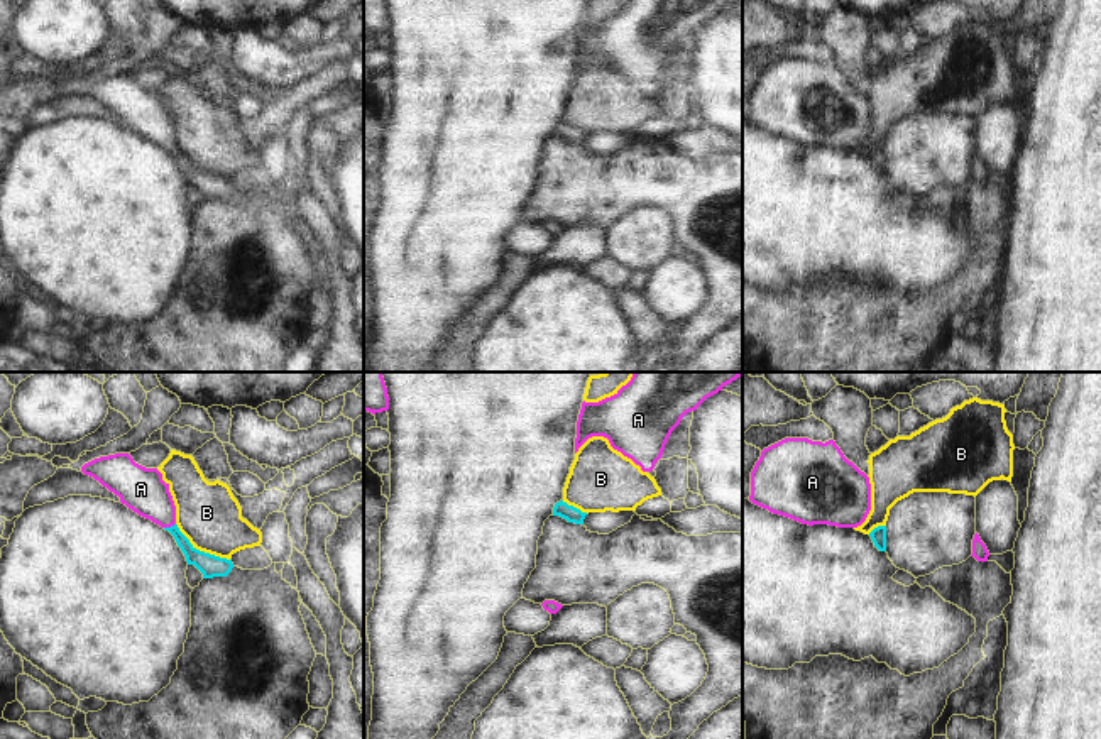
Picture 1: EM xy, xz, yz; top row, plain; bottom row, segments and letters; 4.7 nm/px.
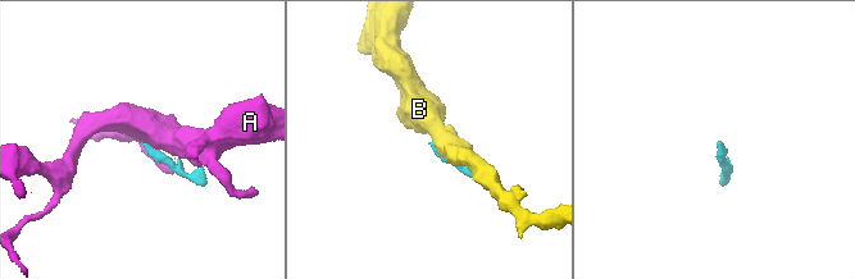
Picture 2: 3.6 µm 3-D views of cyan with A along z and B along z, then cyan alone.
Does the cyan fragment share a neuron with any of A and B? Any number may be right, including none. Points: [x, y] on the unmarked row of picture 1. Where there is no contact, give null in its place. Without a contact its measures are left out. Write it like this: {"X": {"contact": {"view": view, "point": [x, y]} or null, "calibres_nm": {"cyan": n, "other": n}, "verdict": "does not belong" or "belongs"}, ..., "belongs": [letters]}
{"A": {"contact": {"view": "xy", "point": [171, 147]}, "calibres_nm": {"cyan": 100, "other": 220}, "verdict": "belongs"}, "B": {"contact": {"view": "xy", "point": [198, 171]}, "calibres_nm": {"cyan": 110, "other": 300}, "verdict": "does not belong"}, "belongs": ["A"]}

